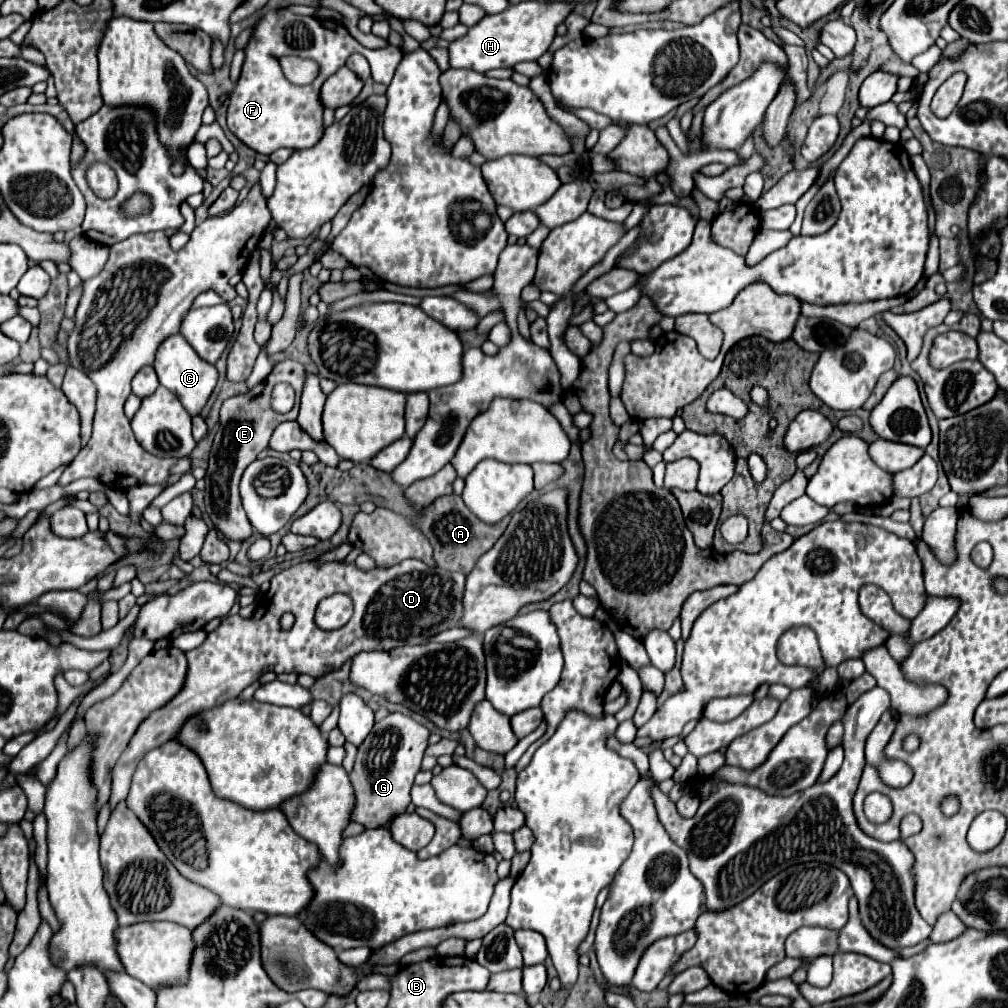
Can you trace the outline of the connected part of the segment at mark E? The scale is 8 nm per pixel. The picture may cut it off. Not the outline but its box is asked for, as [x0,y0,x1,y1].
[205,360,305,542]

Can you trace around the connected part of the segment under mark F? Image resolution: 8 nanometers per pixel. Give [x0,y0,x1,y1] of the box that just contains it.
[227,10,401,154]

